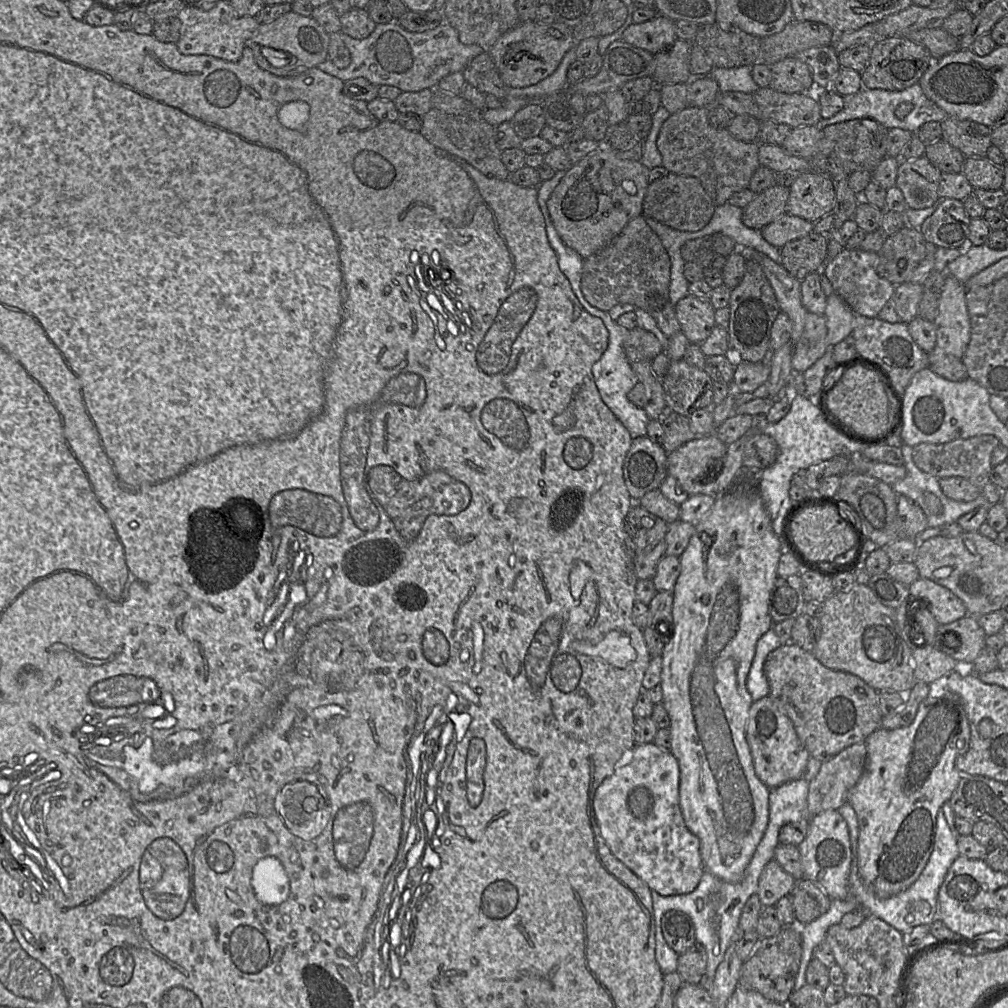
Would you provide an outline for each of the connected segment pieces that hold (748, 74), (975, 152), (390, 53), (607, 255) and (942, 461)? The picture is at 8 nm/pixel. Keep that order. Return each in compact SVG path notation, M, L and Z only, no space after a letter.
M745 65L735 68L714 67L707 75L717 82L719 92L734 91L753 94L760 87L752 78L752 66Z
M947 118L941 123L942 139L960 150L966 157L984 157L992 146L992 129L984 124Z
M397 22L377 24L372 34L365 39L354 39L343 33L341 34L341 38L351 54L350 65L347 68L339 69L327 59L317 66L318 69L341 79L343 82L363 77L375 85L395 86L402 92L435 89L443 77L452 73L462 72L476 56L485 52L478 45L463 44L459 39L458 32L448 22L443 23L433 30L420 33L409 32Z
M640 215L632 218L606 247L583 259L580 286L585 299L597 309L608 312L618 304L631 304L648 312L659 329L671 337L681 326L669 299L670 274L665 247Z
M986 434L947 443L920 443L913 447L913 460L919 469L937 478L960 476L982 489L990 482L991 455L999 445L997 437Z

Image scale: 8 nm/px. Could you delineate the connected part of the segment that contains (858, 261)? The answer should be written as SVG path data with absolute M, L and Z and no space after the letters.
M844 248L830 262L826 262L821 272L829 279L834 292L852 309L855 315L878 317L884 305L892 298L895 286L876 272L877 252L860 248Z

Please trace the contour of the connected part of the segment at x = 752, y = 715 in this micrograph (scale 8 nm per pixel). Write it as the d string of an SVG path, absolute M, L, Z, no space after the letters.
M769 695L752 703L746 725L746 741L752 756L755 774L770 790L802 777L810 754L799 740L791 720L780 711Z

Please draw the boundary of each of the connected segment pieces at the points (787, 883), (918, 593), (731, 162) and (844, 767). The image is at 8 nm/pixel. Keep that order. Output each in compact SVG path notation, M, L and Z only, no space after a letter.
M771 860L762 870L755 894L762 906L774 906L779 899L788 896L795 879L775 861Z
M918 578L909 585L912 601L926 603L939 624L949 624L968 615L959 597L948 588L926 578Z
M688 105L671 114L660 129L657 148L664 168L673 174L697 178L717 206L727 203L732 194L748 188L752 175L760 166L760 143L738 140L726 128L712 126L707 109Z
M857 743L821 764L820 770L809 782L809 818L824 811L837 810L847 803L850 790L864 771L866 753L865 744Z

